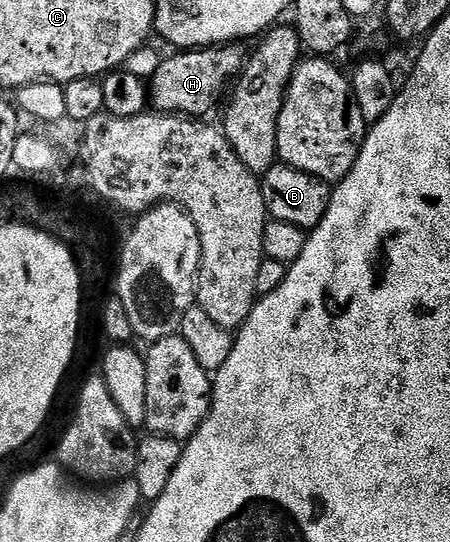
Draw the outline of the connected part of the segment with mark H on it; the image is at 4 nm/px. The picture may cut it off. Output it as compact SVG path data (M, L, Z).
M224 43L218 47L204 47L202 49L179 49L168 57L160 58L157 73L153 73L149 80L149 103L156 112L165 115L186 115L189 119L202 120L219 103L219 94L223 87L230 88L233 80L243 72L243 65L249 55L242 51L239 43Z

